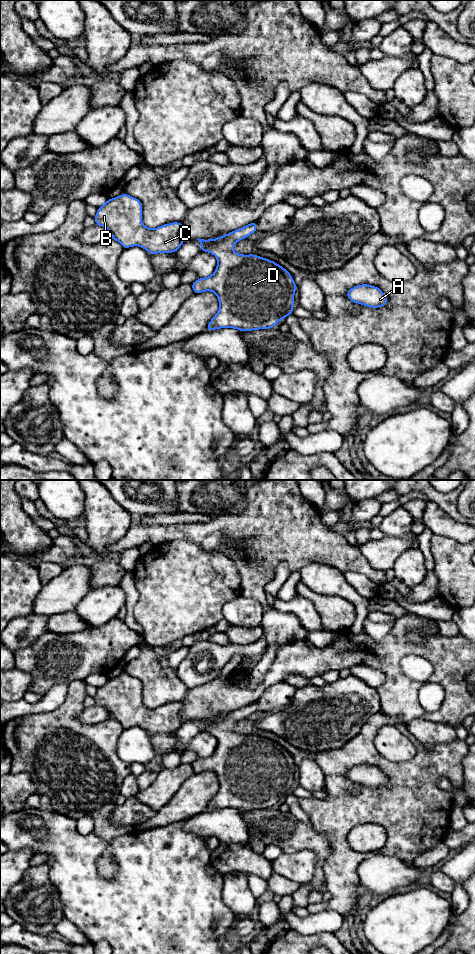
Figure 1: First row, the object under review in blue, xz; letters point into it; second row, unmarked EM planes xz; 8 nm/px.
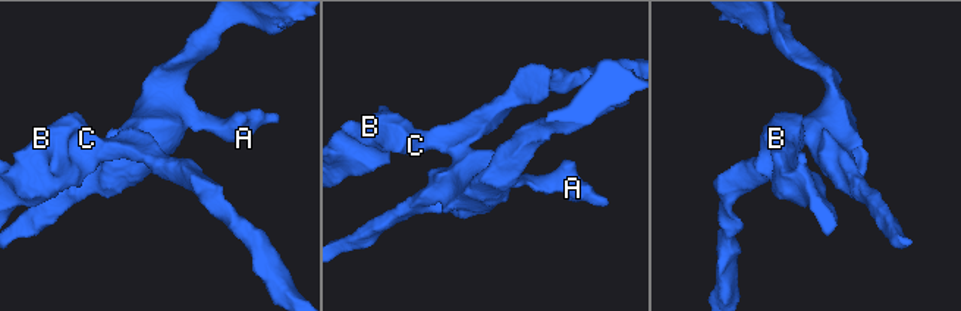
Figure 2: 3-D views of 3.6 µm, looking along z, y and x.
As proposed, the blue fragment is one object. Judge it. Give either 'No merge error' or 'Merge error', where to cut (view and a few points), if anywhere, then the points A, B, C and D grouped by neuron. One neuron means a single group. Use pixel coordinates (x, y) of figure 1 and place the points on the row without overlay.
No merge error. No split. Groups: A B C D

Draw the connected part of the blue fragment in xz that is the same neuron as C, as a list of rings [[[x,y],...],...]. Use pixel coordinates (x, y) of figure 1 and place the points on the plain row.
[[[126,673],[107,679],[107,681],[98,688],[94,700],[97,706],[105,707],[113,720],[121,723],[124,729],[138,726],[145,729],[151,735],[157,733],[175,733],[186,720],[180,716],[183,708],[182,702],[172,702],[163,704],[157,708],[148,708],[142,701],[142,682]]]

